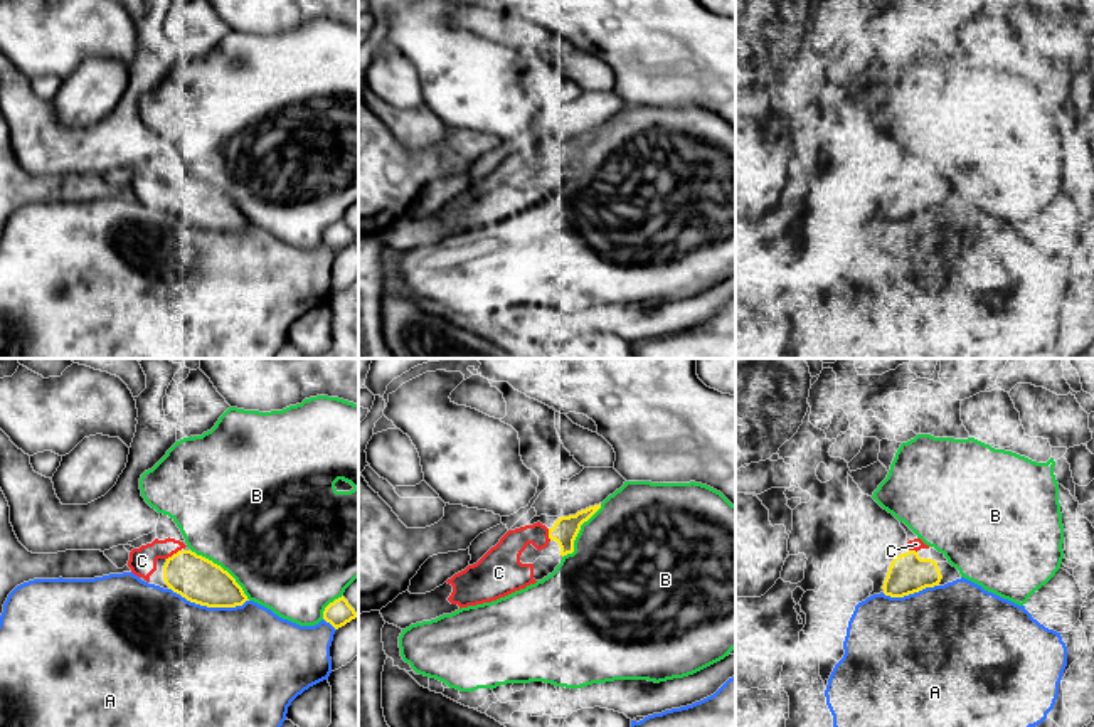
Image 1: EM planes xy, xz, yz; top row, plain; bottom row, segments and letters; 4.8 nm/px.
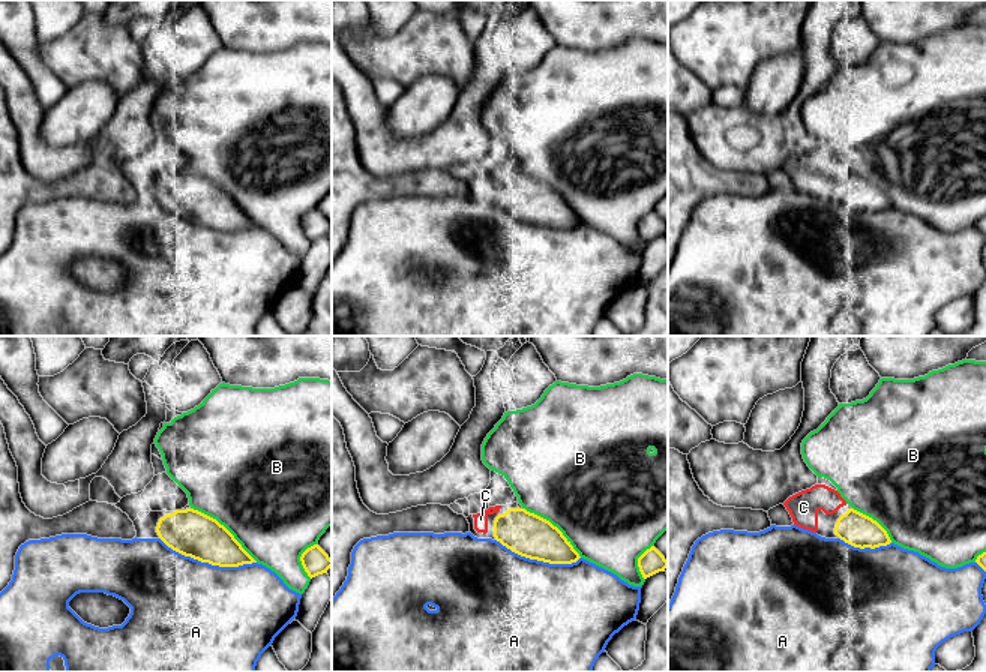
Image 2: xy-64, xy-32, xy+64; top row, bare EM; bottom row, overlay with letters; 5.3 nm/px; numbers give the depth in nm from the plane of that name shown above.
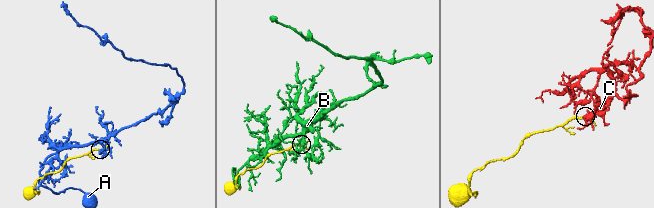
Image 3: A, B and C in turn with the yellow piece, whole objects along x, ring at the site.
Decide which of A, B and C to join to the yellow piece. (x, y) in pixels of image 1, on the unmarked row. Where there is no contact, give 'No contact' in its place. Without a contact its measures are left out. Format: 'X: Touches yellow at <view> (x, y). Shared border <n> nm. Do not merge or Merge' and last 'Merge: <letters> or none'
A: Touches yellow at xy (209, 229). Shared border 380 nm. Do not merge
B: Touches yellow at xy (221, 191). Shared border 380 nm. Do not merge
C: Touches yellow at xy (174, 177). Shared border 90 nm. Merge
Merge: C

